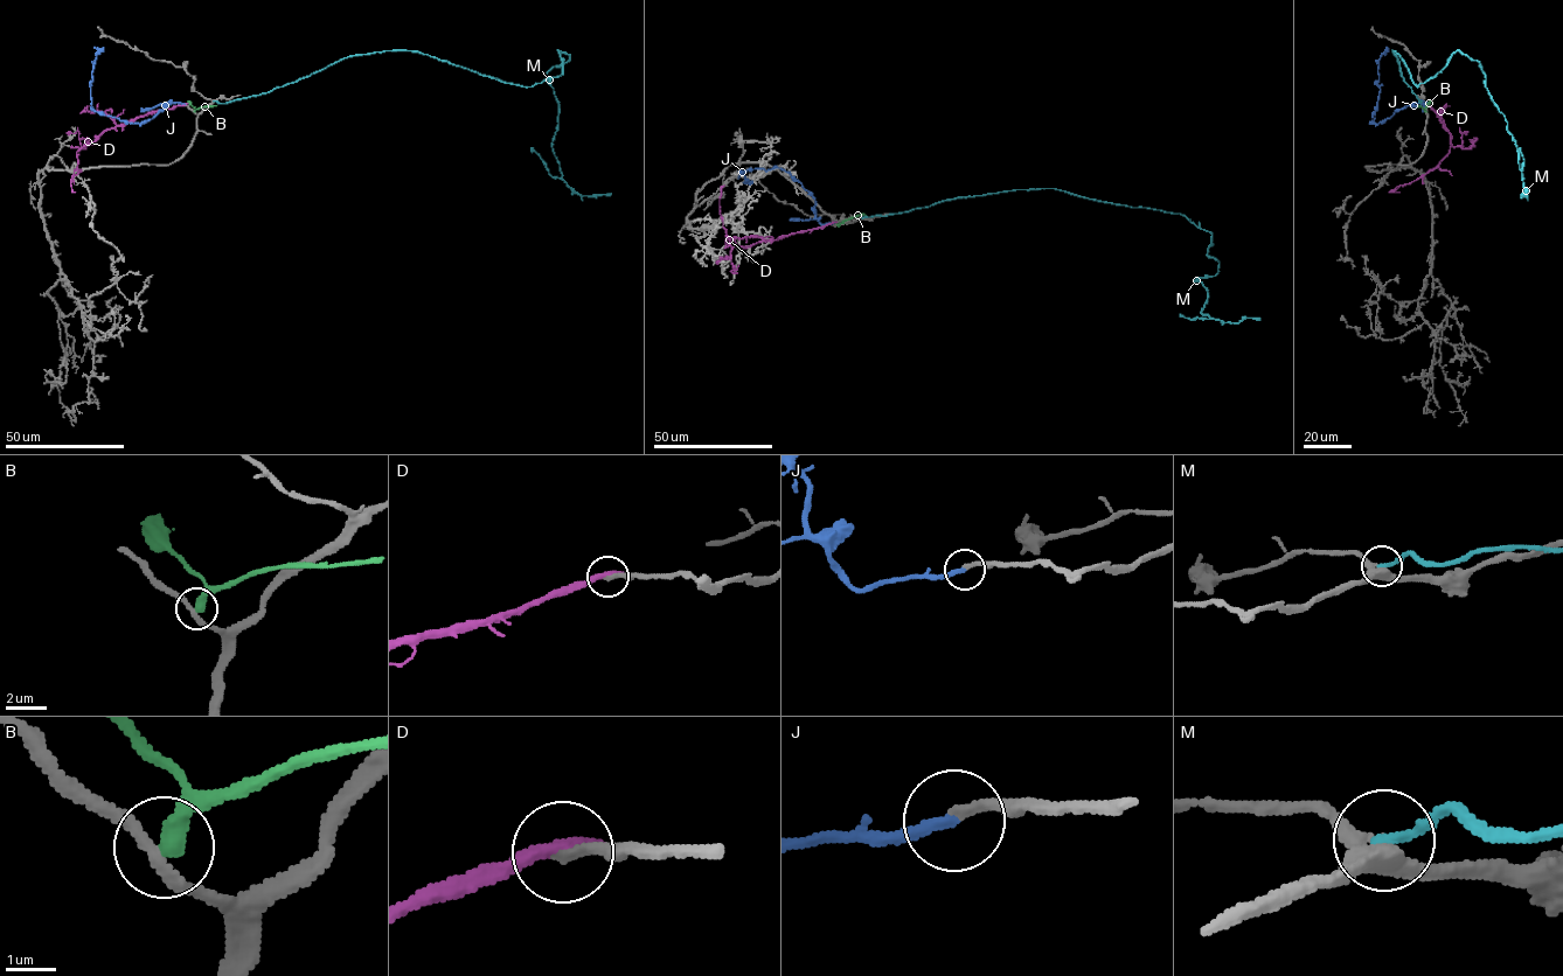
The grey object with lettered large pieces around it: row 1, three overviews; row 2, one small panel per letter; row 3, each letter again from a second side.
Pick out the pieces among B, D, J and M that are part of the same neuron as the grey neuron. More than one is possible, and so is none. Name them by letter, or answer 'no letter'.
J

